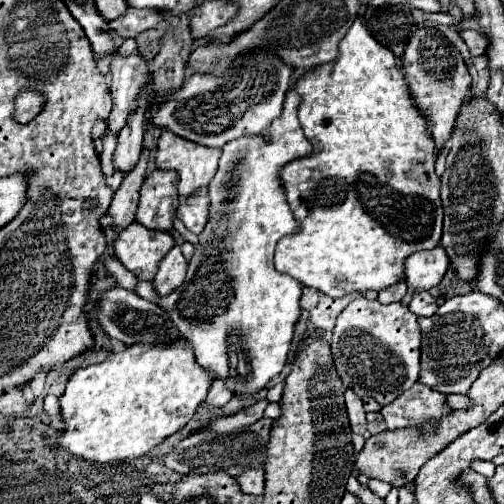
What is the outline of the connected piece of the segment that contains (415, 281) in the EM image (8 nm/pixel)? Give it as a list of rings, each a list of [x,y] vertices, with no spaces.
[[[435,246],[433,250],[425,250],[419,254],[411,254],[411,258],[407,258],[405,262],[405,278],[409,288],[401,302],[409,304],[415,292],[437,286],[447,268],[449,268],[449,258],[441,246]]]

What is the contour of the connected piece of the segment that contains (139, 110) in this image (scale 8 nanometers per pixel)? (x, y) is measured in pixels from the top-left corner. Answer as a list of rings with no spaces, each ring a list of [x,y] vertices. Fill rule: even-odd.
[[[139,94],[139,98],[135,98],[135,102],[137,102],[137,108],[129,114],[127,124],[119,132],[119,144],[115,150],[115,168],[119,172],[129,172],[137,164],[141,148],[143,148],[147,94]]]

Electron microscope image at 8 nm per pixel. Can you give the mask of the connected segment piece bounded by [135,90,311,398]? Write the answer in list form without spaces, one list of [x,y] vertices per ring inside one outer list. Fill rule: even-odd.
[[[289,90],[285,96],[283,114],[275,118],[265,132],[257,136],[243,136],[223,146],[217,174],[209,184],[211,216],[203,234],[199,234],[199,244],[195,246],[195,254],[189,262],[185,282],[163,298],[155,298],[151,282],[139,282],[135,288],[141,298],[157,302],[171,316],[173,324],[191,344],[197,364],[203,366],[211,376],[223,380],[227,390],[239,398],[255,396],[267,388],[273,376],[281,374],[293,340],[293,328],[301,314],[299,298],[303,286],[295,278],[277,272],[273,266],[273,252],[279,238],[299,230],[299,224],[289,210],[285,192],[281,188],[279,168],[299,156],[311,154],[311,144],[305,138],[297,118],[297,106],[299,96]]]

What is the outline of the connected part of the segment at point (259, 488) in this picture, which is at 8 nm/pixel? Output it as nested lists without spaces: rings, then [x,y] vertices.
[[[251,468],[247,472],[243,472],[239,478],[237,478],[241,490],[245,494],[263,494],[265,490],[265,472],[263,468]]]

